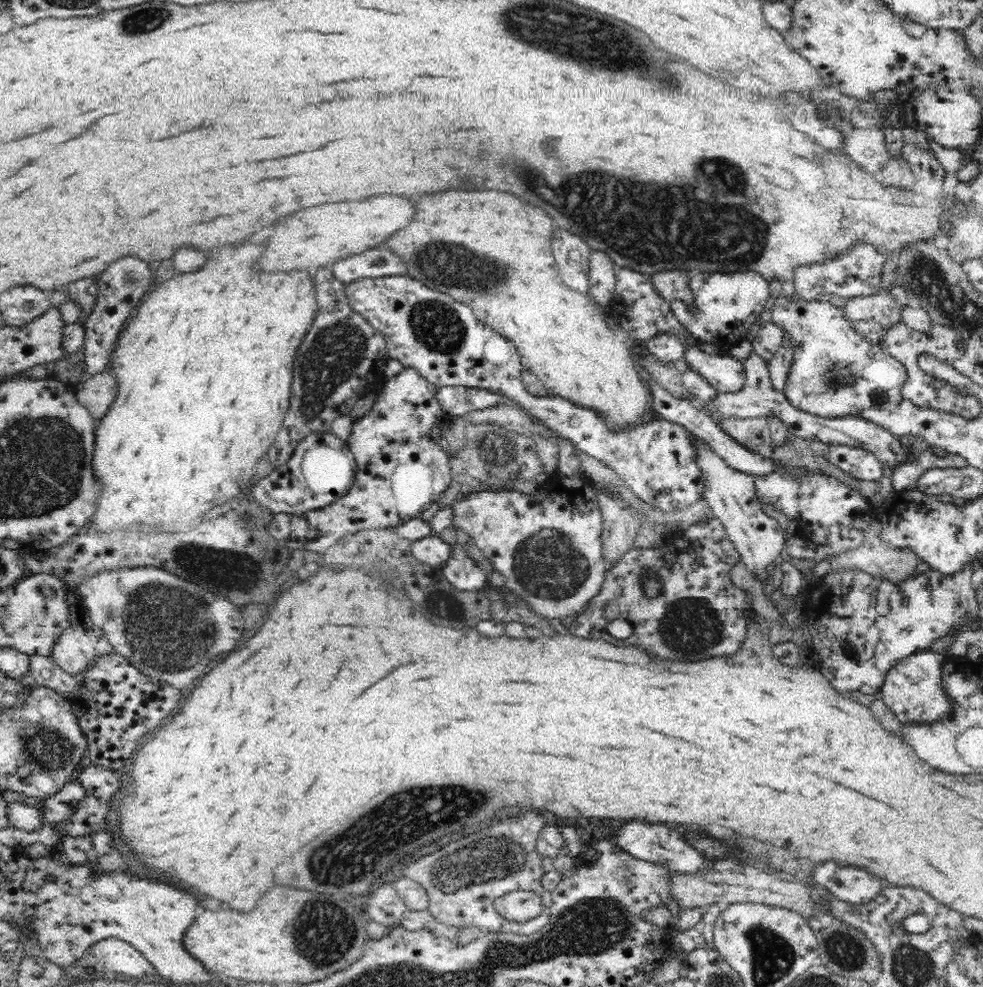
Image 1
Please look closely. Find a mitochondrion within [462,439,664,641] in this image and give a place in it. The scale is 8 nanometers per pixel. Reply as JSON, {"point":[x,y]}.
{"point":[548,565]}

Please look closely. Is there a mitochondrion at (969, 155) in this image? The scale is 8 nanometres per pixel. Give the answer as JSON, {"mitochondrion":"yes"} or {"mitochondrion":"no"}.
{"mitochondrion":"no"}

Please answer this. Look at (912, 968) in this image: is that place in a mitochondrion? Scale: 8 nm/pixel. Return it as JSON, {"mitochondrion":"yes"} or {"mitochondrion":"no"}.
{"mitochondrion":"yes"}

